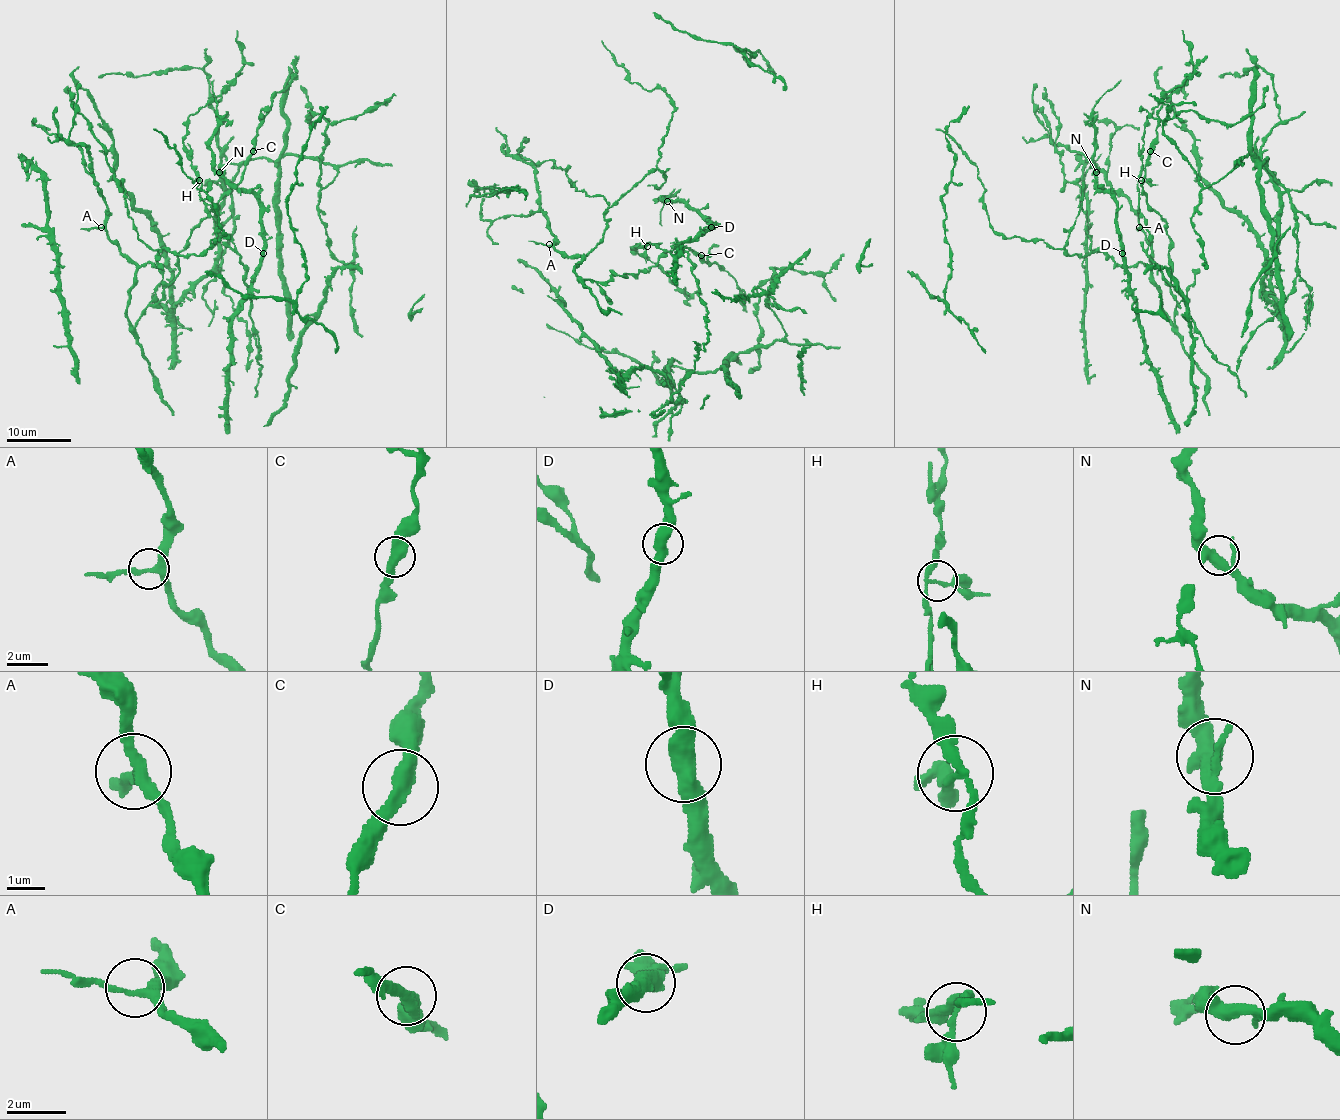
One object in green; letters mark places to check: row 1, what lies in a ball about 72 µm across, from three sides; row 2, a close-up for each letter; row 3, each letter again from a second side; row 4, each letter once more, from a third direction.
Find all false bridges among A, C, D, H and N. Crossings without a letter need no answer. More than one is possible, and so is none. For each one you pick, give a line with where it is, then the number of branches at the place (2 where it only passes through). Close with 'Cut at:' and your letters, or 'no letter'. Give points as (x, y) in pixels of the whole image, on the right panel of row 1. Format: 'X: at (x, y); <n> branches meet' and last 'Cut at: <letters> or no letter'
Cut at: no letter

